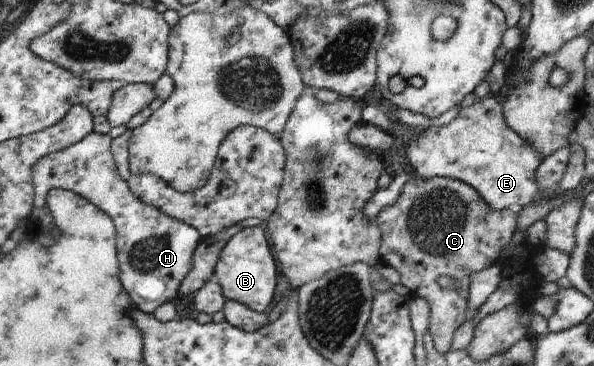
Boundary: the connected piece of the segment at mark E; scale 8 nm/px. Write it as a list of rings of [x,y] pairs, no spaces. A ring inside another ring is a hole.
[[[495,95],[462,108],[459,116],[445,127],[429,127],[407,143],[406,148],[409,162],[420,178],[450,177],[465,182],[495,211],[511,210],[511,206],[521,209],[542,200],[536,182],[542,156],[507,126],[502,103]]]

